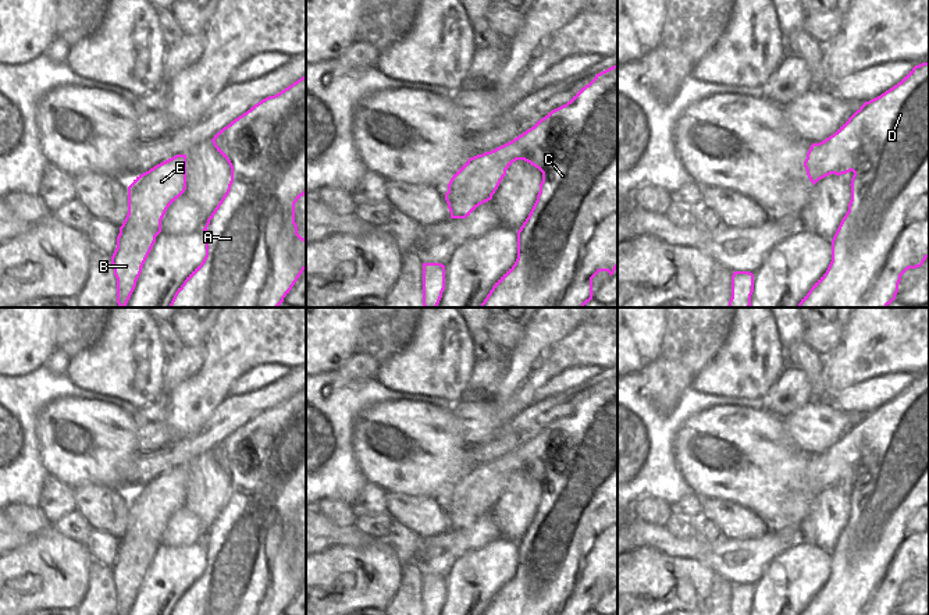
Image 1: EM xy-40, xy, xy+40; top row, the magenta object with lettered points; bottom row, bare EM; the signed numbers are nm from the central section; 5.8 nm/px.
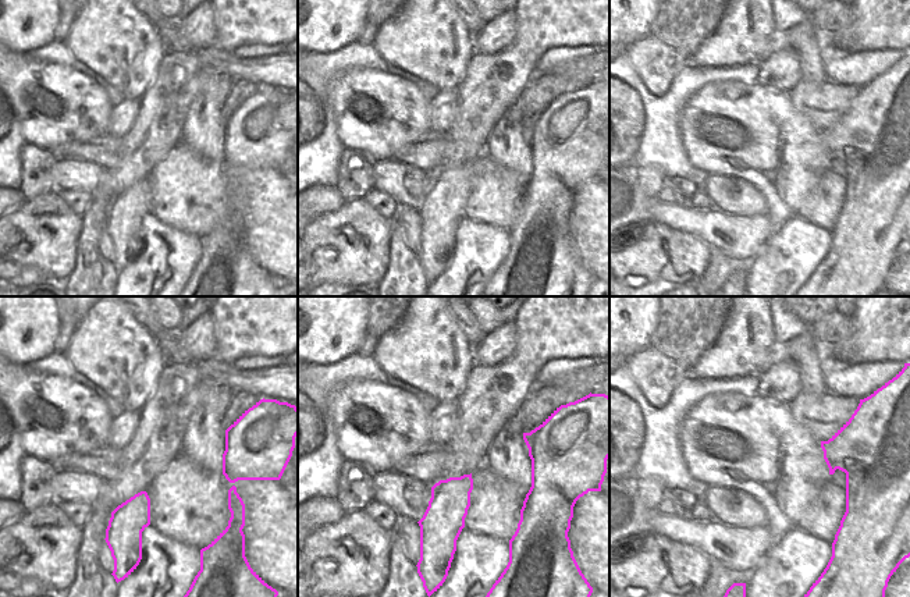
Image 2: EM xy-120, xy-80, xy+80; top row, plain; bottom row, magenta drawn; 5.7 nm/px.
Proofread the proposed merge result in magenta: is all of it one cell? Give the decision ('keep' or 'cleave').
keep

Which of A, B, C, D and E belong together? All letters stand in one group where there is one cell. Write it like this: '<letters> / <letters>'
A B C D E

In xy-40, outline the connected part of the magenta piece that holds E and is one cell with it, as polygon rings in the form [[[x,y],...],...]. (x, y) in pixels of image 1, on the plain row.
[[[186,466],[154,477],[128,498],[128,526],[111,568],[117,615],[128,615],[156,548],[161,544],[161,532],[185,501]]]

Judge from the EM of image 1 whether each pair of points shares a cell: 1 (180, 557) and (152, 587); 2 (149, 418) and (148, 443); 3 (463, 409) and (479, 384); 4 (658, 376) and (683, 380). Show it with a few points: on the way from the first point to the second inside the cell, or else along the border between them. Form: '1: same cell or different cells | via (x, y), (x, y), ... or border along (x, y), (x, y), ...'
1: same cell | via (171, 565), (156, 579)
2: same cell | via (148, 423), (148, 437)
3: different cells | border along (459, 401), (488, 402)
4: same cell | via (664, 379), (677, 379)

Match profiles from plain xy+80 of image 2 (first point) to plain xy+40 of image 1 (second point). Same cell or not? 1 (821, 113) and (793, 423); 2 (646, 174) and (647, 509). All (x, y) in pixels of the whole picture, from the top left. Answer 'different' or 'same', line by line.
1: same
2: same

